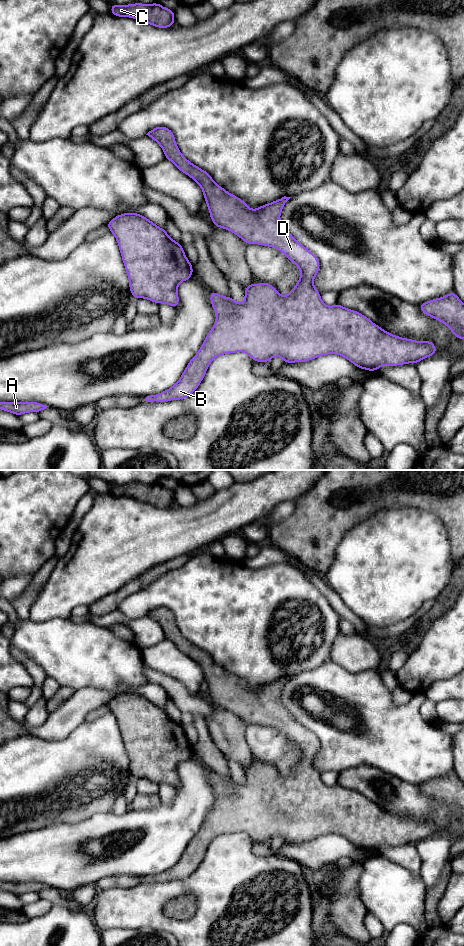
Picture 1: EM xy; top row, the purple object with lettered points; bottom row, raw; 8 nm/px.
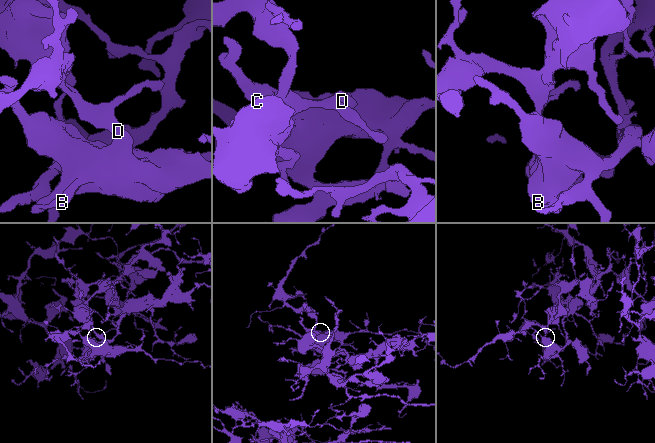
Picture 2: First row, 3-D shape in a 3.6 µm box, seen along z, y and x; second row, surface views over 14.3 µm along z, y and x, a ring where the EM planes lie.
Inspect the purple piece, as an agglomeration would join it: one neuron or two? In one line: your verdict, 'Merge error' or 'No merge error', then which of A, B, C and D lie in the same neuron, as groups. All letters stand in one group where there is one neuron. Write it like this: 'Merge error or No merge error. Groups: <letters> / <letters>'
No merge error. Groups: A B C D

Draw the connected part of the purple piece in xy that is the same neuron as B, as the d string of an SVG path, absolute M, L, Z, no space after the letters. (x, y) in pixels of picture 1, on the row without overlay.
M158 606L146 615L161 626L165 638L200 665L208 685L210 699L216 707L230 710L247 724L260 724L278 729L301 750L301 757L285 777L282 777L272 764L250 763L243 770L245 774L243 784L212 770L209 778L216 793L216 802L201 828L190 840L175 865L162 873L142 876L142 883L182 880L190 876L200 865L212 840L228 833L245 832L253 841L268 843L274 836L281 837L284 843L300 843L326 834L337 834L347 838L356 847L372 852L382 845L393 847L406 843L417 844L437 833L431 820L419 822L397 817L357 791L339 784L328 787L323 783L320 773L313 765L313 760L320 749L318 738L296 721L280 702L280 693L291 677L284 676L251 690L243 680L217 665L209 653L188 641L178 629L174 614L169 608Z

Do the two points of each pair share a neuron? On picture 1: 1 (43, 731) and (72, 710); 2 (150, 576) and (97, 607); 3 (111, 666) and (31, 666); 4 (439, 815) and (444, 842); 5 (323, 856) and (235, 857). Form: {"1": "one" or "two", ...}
{"1": "one", "2": "one", "3": "two", "4": "two", "5": "two"}

